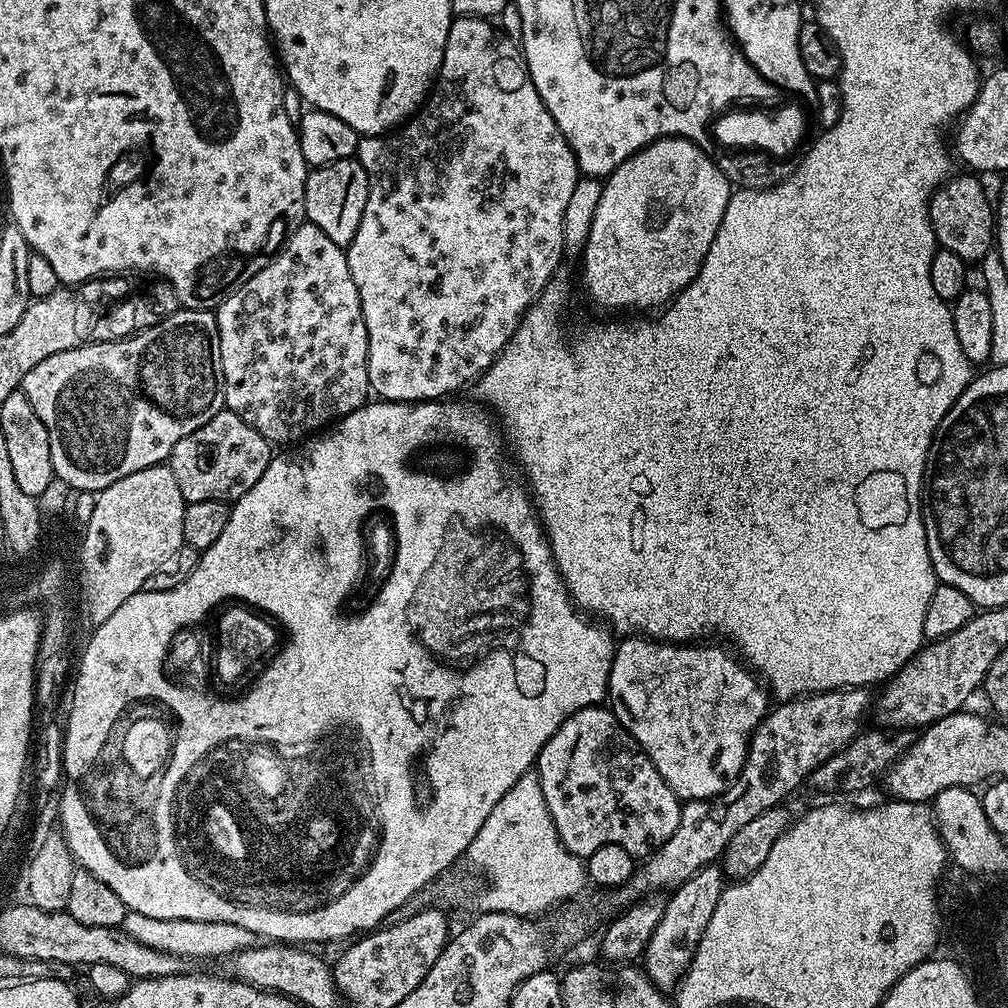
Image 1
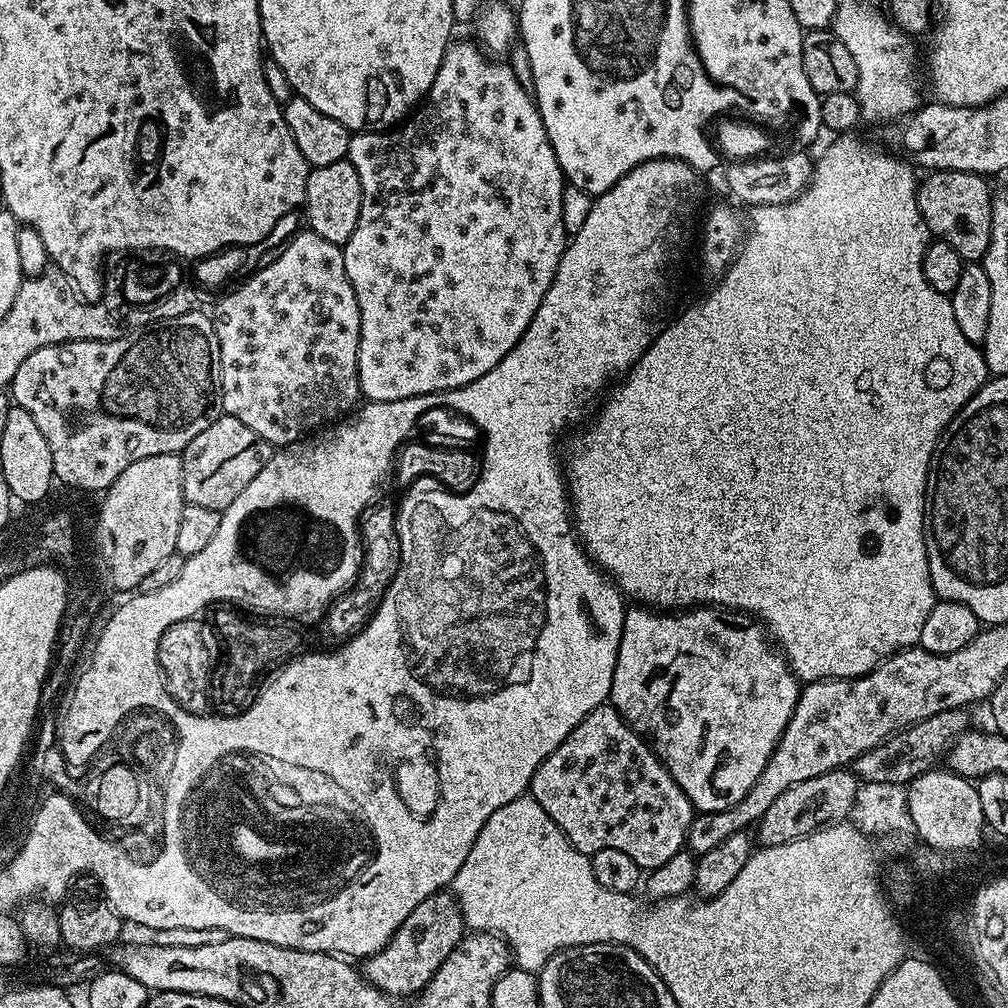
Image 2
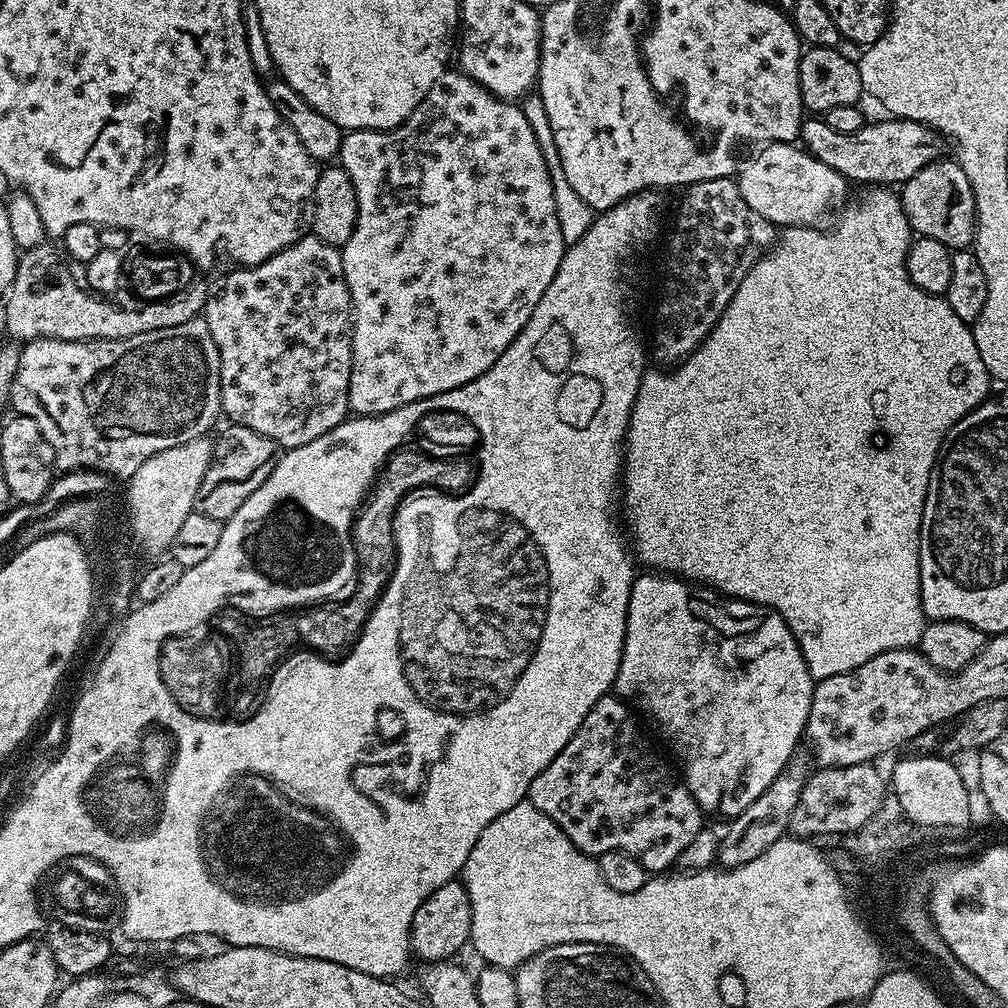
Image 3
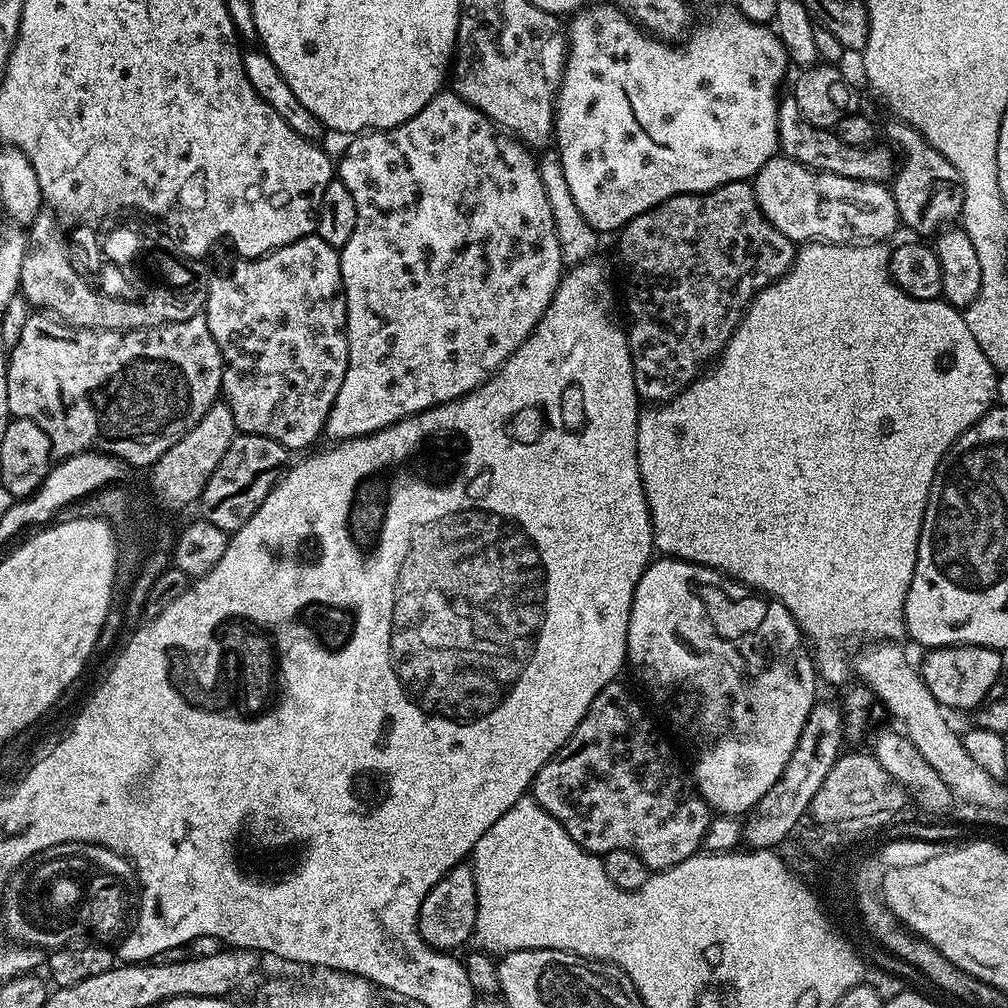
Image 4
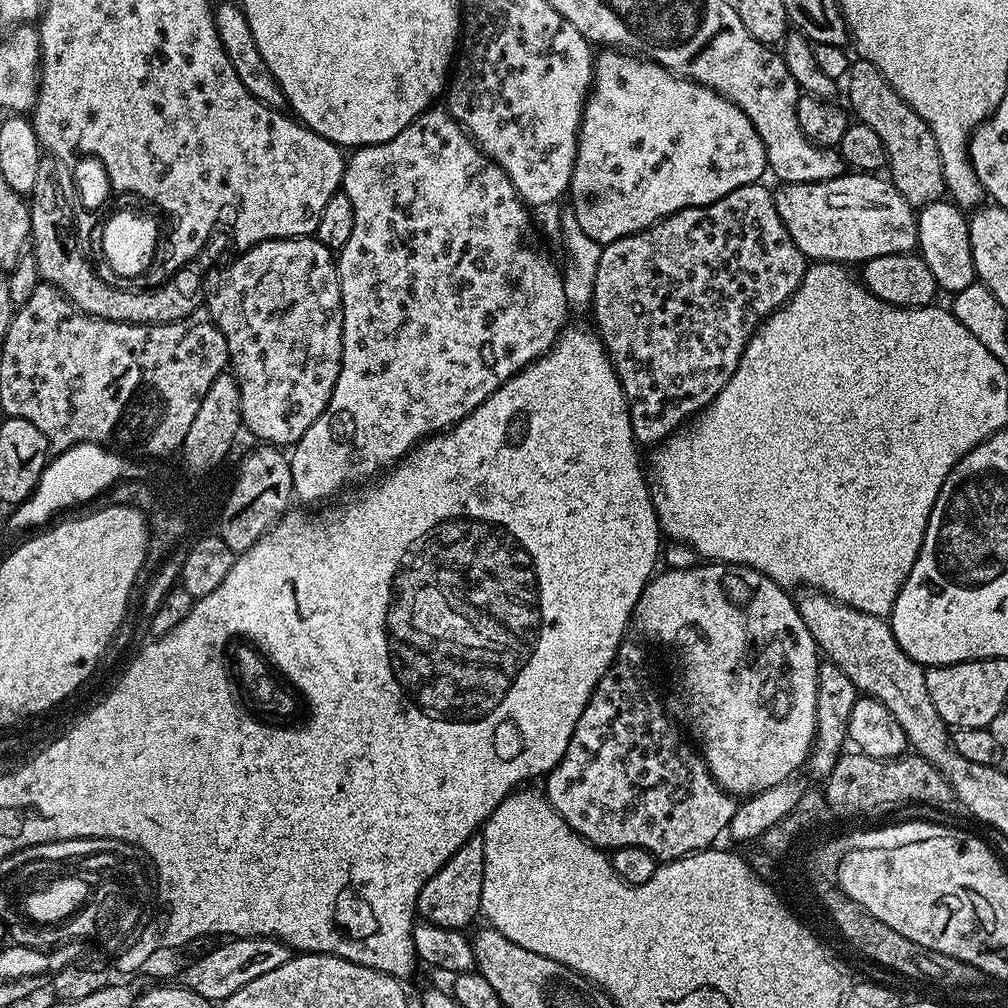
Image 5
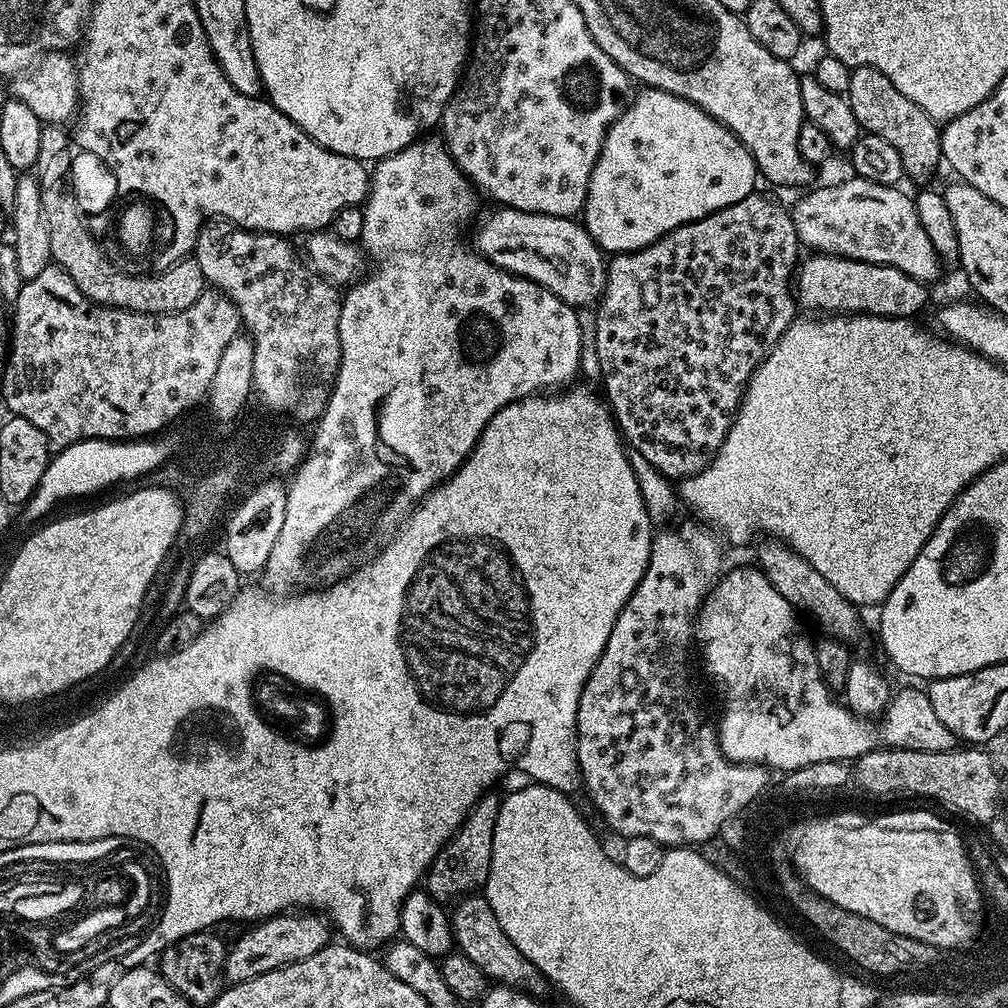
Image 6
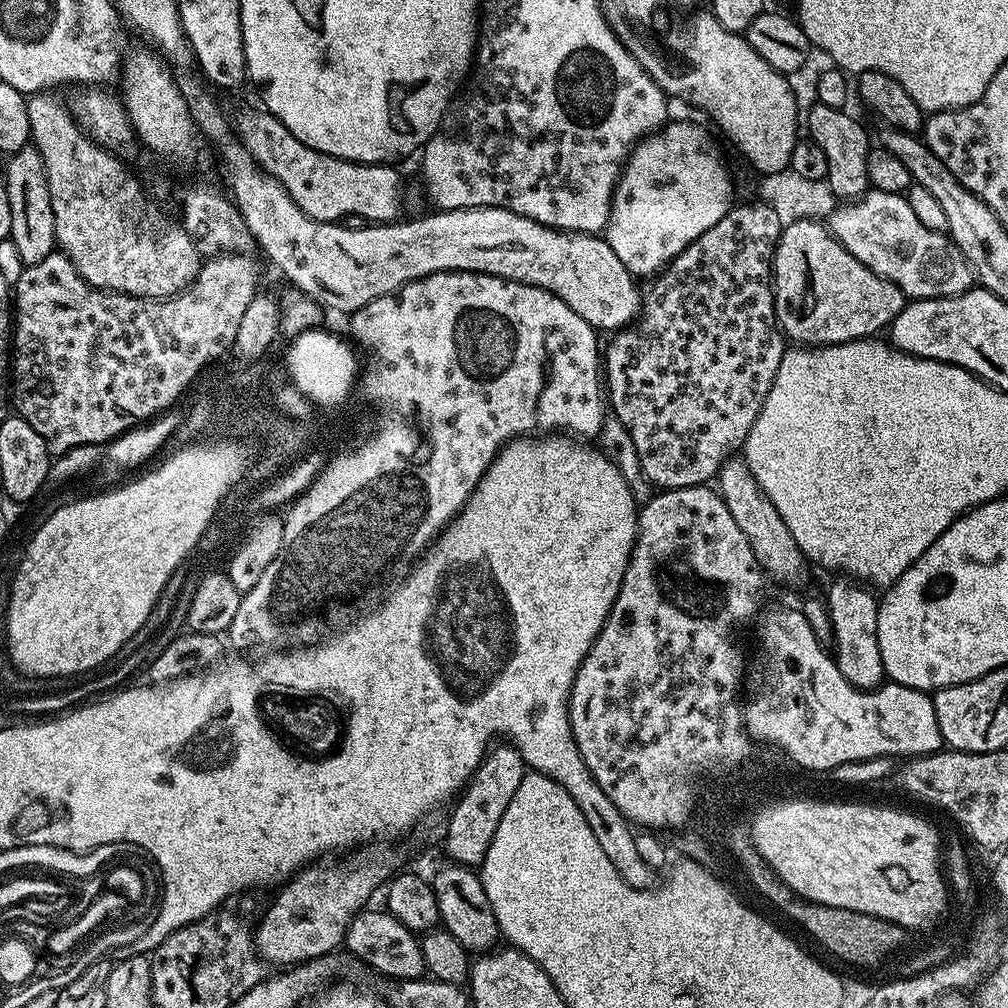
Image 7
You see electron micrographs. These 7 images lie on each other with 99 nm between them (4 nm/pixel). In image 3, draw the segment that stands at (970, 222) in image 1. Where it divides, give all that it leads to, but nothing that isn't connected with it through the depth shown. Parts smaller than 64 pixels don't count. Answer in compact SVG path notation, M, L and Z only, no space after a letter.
M941 158L927 164L910 178L898 192L900 204L916 236L935 238L953 250L964 250L976 239L976 207L970 178L955 159Z

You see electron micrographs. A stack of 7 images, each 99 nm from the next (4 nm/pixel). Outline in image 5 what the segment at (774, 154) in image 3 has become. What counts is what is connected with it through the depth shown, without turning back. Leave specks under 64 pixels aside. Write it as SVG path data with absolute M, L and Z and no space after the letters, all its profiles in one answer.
M849 171L843 176L835 176L833 180L823 180L813 184L781 183L775 189L778 218L786 226L790 238L794 238L794 246L802 250L802 254L812 262L863 262L870 258L882 258L882 254L898 254L910 252L916 248L917 213L908 205L906 198L898 194L891 179L880 174Z

